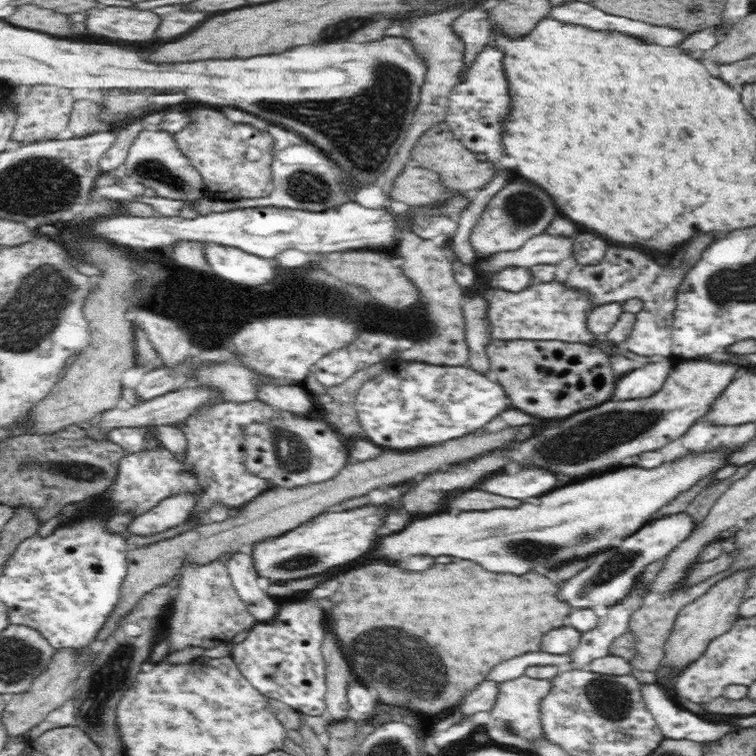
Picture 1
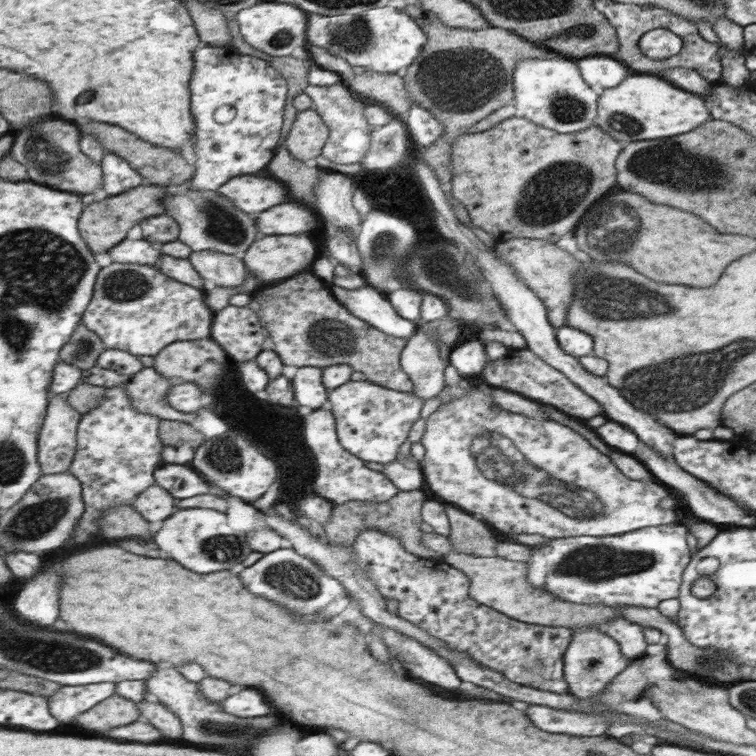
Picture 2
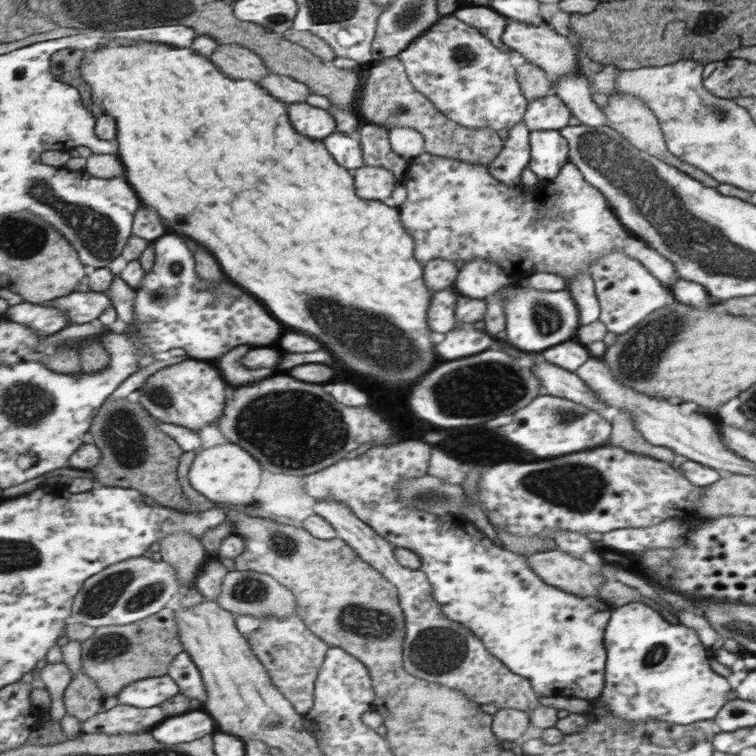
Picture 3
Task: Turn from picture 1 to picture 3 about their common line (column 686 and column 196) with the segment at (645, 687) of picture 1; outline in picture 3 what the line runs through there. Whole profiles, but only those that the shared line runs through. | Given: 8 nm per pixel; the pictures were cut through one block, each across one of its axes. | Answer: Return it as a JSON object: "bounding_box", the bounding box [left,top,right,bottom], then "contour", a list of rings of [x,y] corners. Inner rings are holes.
{"bounding_box":[152,711,213,744],"contour":[[[193,711],[164,720],[152,730],[152,736],[164,744],[182,744],[204,737],[213,730],[213,721],[201,711]]]}

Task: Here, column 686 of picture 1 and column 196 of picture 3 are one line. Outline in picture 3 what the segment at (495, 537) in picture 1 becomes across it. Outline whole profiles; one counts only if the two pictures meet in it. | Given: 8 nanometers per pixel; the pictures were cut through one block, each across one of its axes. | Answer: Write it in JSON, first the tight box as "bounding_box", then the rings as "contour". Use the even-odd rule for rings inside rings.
{"bounding_box":[190,443,262,505],"contour":[[[225,443],[198,452],[190,470],[191,485],[200,494],[214,503],[249,505],[254,501],[254,492],[260,484],[262,468],[246,449],[236,444]]]}

